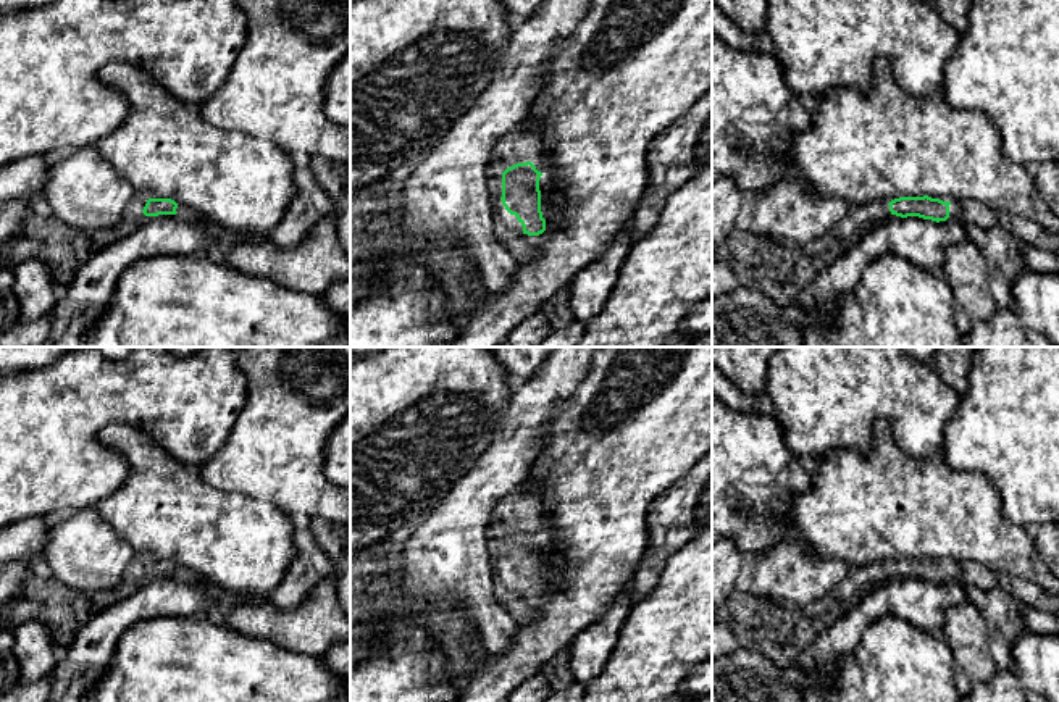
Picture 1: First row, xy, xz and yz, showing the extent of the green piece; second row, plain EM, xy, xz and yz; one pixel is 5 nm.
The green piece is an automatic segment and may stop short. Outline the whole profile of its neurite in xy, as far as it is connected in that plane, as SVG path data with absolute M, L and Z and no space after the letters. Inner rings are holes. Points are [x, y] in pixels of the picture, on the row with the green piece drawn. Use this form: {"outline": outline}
{"outline": "M149 198L142 213L145 216L176 215L178 203L171 198Z"}

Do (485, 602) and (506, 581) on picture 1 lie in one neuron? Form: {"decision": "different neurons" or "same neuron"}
{"decision": "different neurons"}

